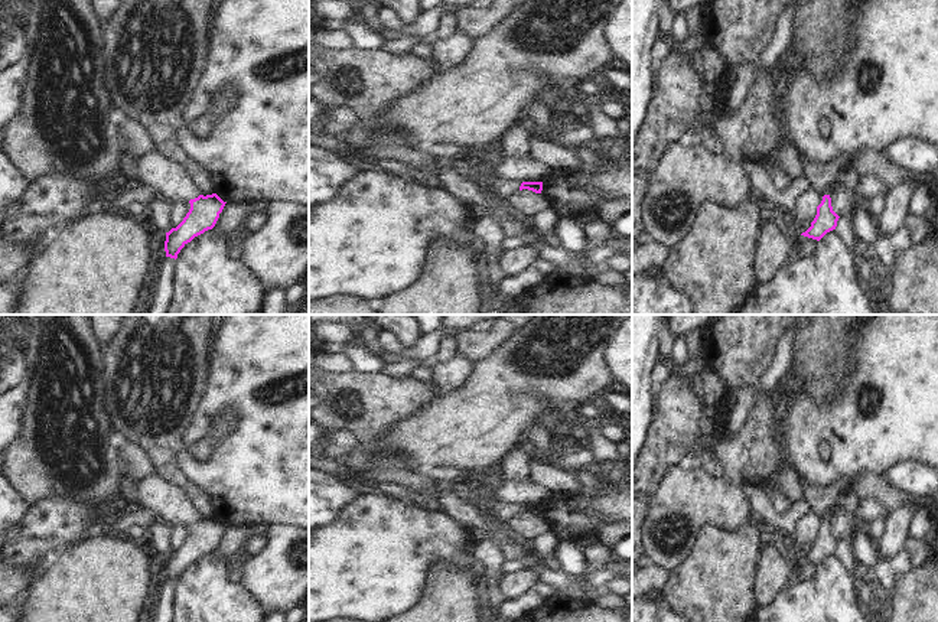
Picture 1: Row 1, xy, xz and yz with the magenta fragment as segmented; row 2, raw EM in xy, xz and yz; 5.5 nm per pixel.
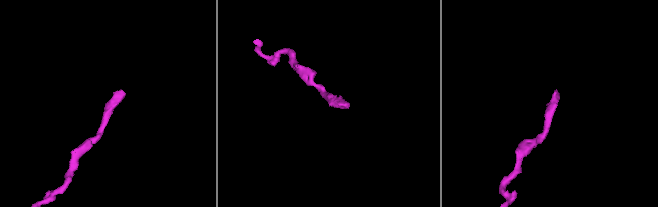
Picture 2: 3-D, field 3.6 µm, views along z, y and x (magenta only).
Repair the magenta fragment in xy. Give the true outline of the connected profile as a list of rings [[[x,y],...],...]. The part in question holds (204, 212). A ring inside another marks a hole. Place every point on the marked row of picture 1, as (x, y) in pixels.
[[[156,150],[133,157],[133,175],[134,183],[152,188],[156,198],[167,202],[188,199],[190,203],[183,221],[166,232],[166,257],[175,260],[188,242],[215,227],[227,203],[216,193],[201,195],[186,170],[176,160]]]

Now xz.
[[[483,165],[475,169],[462,169],[466,176],[482,185],[489,196],[495,198],[499,203],[505,205],[507,198],[517,190],[528,189],[541,193],[543,182],[502,182],[498,180],[491,165]]]

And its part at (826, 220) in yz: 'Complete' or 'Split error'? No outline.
Split error.

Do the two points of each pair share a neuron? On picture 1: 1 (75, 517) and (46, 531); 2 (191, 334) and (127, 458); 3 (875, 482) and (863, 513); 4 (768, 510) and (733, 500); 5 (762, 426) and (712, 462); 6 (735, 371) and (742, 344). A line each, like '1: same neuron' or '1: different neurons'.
1: same neuron
2: different neurons
3: different neurons
4: different neurons
5: different neurons
6: same neuron

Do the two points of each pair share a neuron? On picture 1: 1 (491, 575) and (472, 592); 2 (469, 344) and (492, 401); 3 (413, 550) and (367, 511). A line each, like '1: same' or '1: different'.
1: different
2: different
3: same

